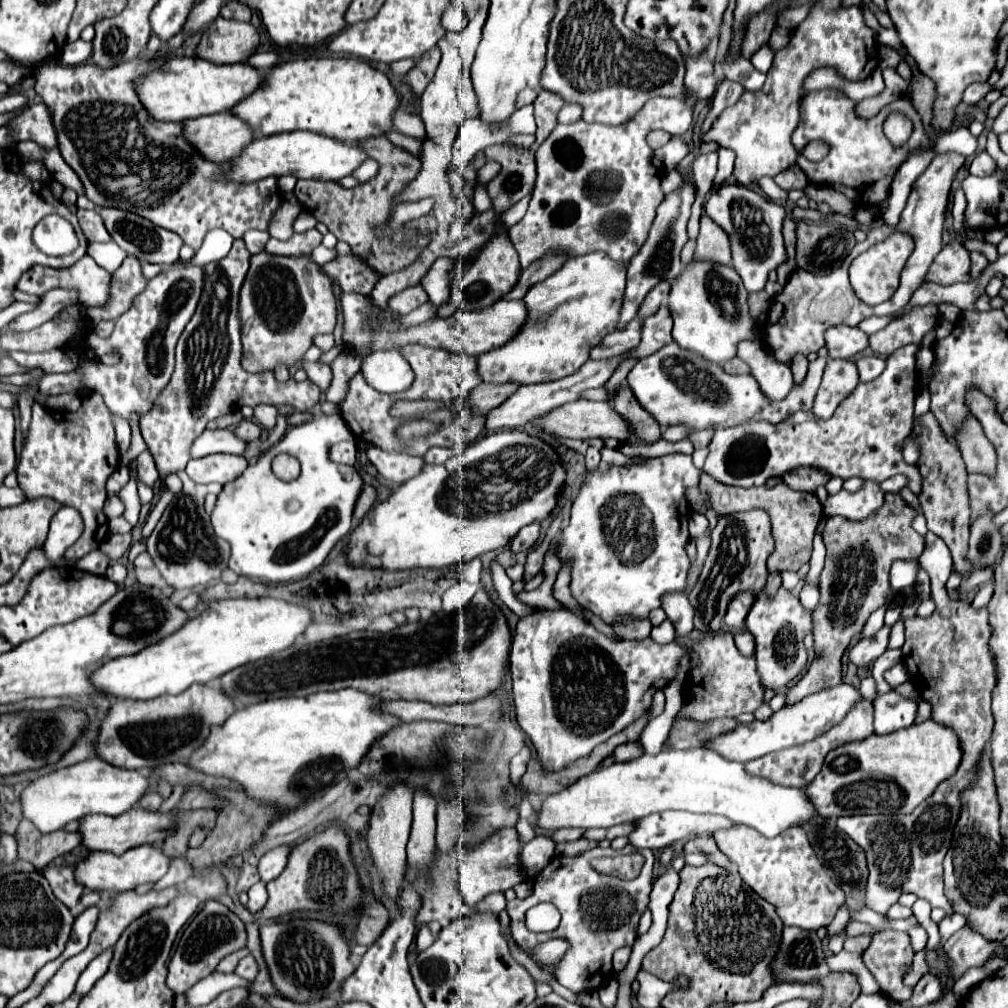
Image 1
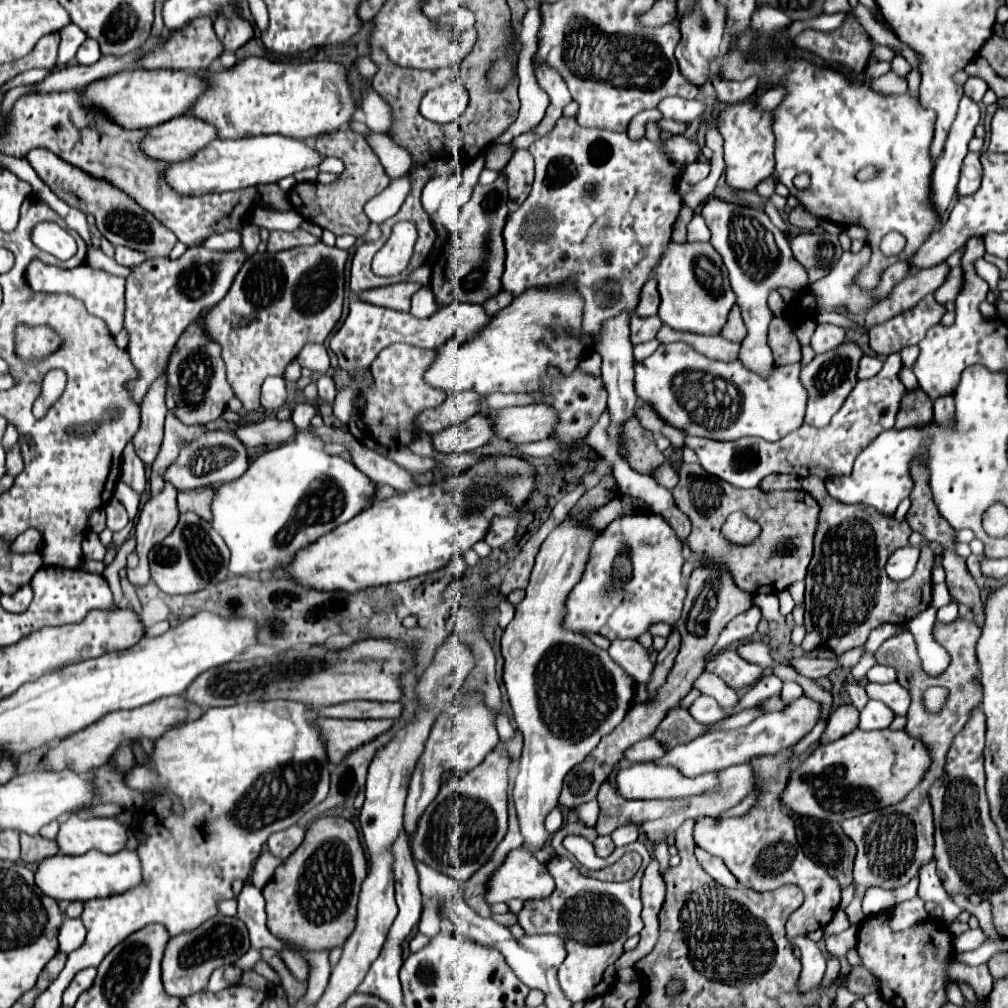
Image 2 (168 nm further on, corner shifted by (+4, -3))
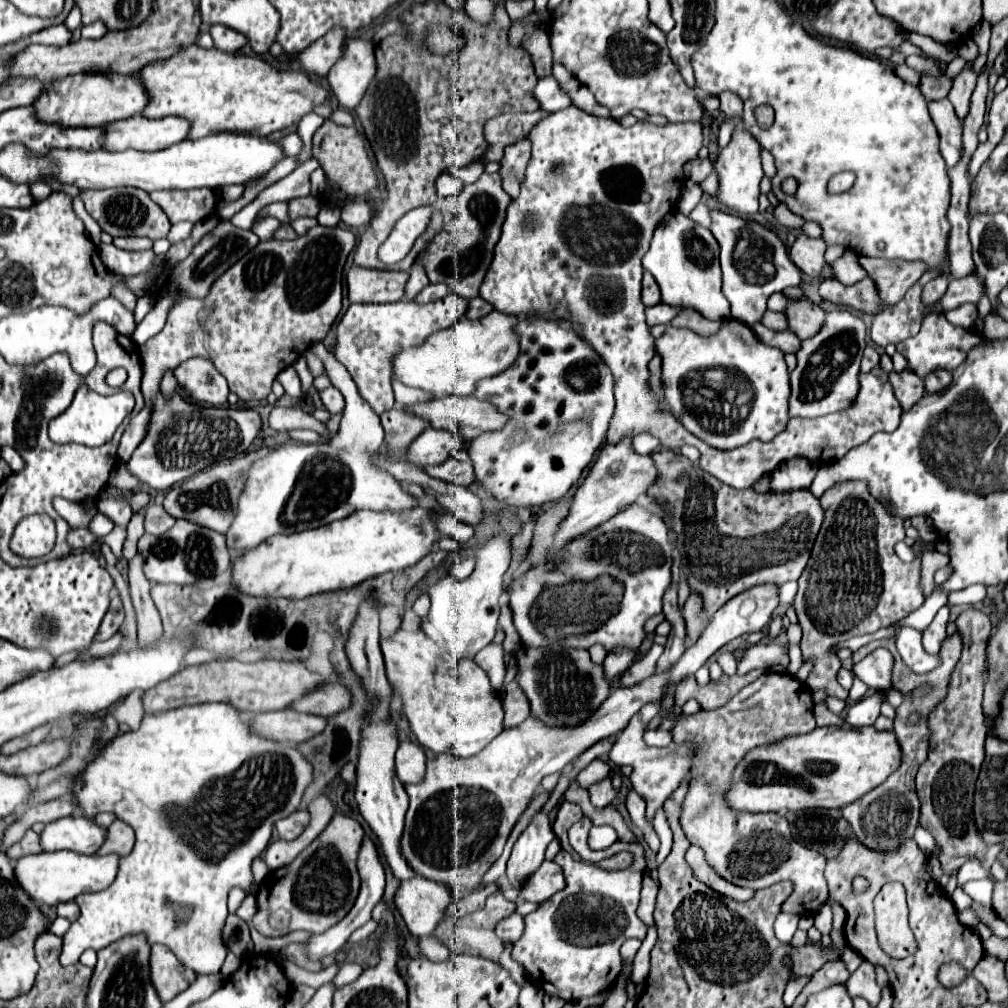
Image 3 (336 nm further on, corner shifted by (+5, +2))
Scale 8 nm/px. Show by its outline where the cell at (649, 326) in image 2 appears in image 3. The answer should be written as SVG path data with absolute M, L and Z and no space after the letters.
M658 303L658 305L646 309L646 321L648 321L650 327L660 325L660 323L670 323L676 315L678 315L678 309L674 305Z

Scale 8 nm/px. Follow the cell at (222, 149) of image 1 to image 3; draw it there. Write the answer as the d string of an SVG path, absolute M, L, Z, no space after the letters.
M142 115L104 125L104 145L106 151L162 151L174 143L184 141L188 135L188 121L182 117L148 119Z

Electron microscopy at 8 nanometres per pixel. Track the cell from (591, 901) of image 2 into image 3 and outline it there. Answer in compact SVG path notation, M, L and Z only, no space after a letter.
M632 843L628 851L634 855L634 861L622 871L606 871L586 861L576 861L566 851L556 855L554 861L566 875L566 889L524 917L526 931L510 953L528 971L530 981L544 993L558 995L566 1003L576 1003L582 997L608 989L622 971L620 945L632 937L644 941L648 927L636 915L640 883L646 871L644 847Z

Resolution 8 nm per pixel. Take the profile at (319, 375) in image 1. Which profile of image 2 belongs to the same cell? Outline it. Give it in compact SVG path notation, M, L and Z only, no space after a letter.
M323 374L317 378L317 388L319 388L319 398L327 404L333 404L335 400L335 394L337 394L337 388L335 388L335 382L329 374Z

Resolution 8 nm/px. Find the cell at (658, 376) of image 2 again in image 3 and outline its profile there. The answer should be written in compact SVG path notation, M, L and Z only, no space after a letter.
M730 317L722 321L722 327L712 337L700 337L690 329L668 325L666 333L656 339L656 351L662 357L662 389L672 415L682 423L686 421L686 429L704 443L716 449L734 449L752 439L772 441L786 427L790 373L784 363L784 353L762 343L754 331L750 335L748 325L740 325L740 321L732 321Z

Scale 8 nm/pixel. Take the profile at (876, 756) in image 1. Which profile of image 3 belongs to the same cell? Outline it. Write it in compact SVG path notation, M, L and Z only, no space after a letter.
M820 727L806 735L784 737L784 741L776 741L776 745L764 745L760 749L752 749L744 761L740 761L732 773L730 789L724 793L724 801L734 811L800 811L808 807L844 807L856 799L860 799L870 789L878 787L894 773L900 765L900 745L892 731L876 731L874 727Z

